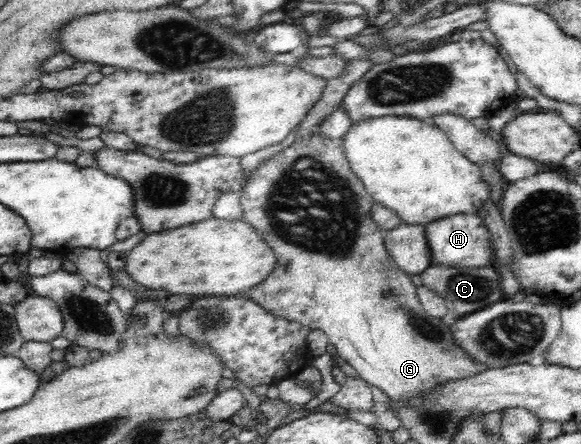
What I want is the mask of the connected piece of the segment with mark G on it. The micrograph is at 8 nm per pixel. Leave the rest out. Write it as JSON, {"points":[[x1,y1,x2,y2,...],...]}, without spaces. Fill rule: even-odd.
{"points":[[317,133,311,139,307,139,307,141,295,140,287,149,280,153,275,153,273,157,269,157,257,169,252,171,246,179,245,187,239,193,239,202,241,202,240,206,243,210,241,219,247,221,251,227,255,227,263,235,263,239,267,241,267,245,275,251,277,263,275,263,275,269,271,271,271,275,263,283,259,283,257,287,253,287,249,293,237,295,237,297,251,299,251,301,263,307,263,309,279,317,302,323,311,330,321,329,321,331,327,334,328,341,331,345,336,346,337,354,344,360,347,360,347,363,356,369,360,377,370,385,373,385,373,387,378,387,381,391,384,391,385,395,392,402,399,402,401,406,407,406,407,408,417,406,422,401,423,393,429,393,435,385,441,385,445,381,463,379,463,377,473,377,473,375,477,375,477,373,481,373,481,371,485,371,488,368,487,364,471,359,471,355,465,355,465,351,455,343,455,336,451,332,451,325,443,323,442,319,431,316,427,312,420,304,418,295,416,294,416,286,411,280,412,275,400,271,391,256,389,256,384,246,384,231,373,221,371,215,371,206,374,204,374,200,371,198,371,195,367,195,367,190,365,190,363,183,351,171,349,162,345,158,345,152,343,152,343,143,341,140,328,139]]}

